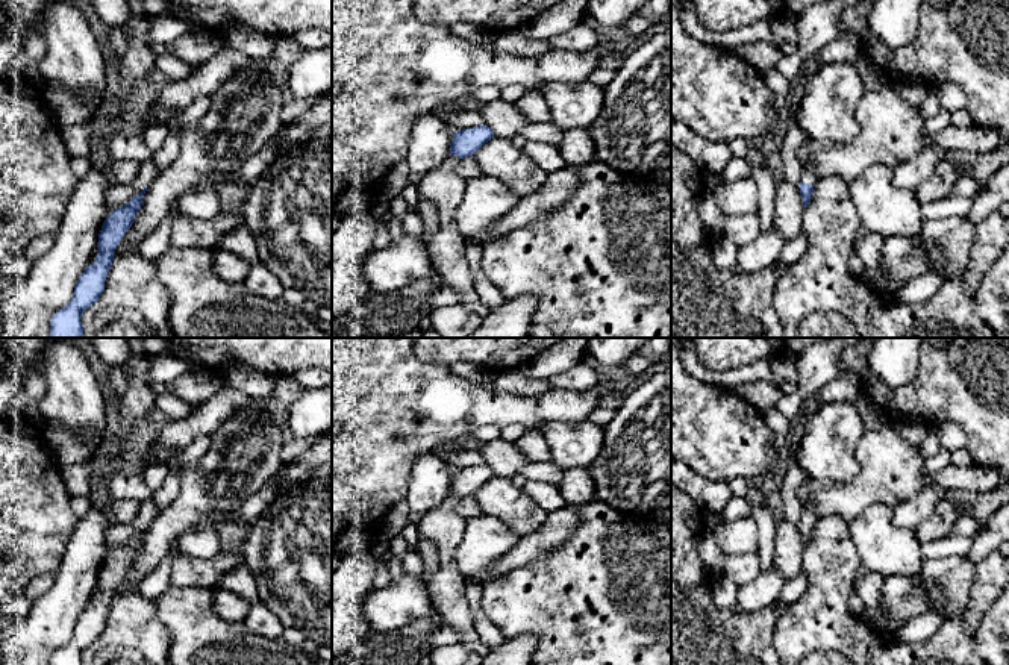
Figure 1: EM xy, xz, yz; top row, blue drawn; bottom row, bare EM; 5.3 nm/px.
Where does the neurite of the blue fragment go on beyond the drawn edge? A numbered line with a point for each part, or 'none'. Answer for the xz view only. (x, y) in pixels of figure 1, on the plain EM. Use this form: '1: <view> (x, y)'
none

